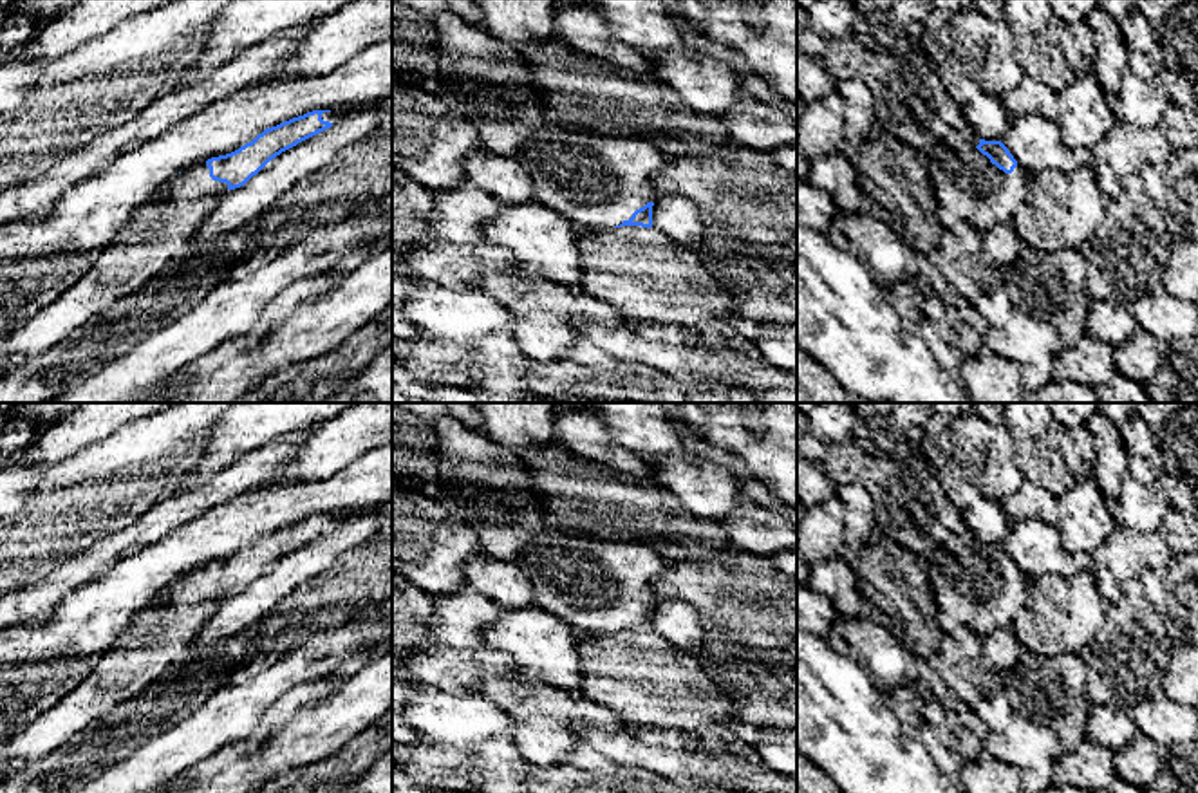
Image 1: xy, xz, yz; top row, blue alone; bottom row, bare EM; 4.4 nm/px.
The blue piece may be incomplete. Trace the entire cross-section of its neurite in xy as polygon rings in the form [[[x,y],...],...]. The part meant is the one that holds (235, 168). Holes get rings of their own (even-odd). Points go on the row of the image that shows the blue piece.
[[[313,110],[266,128],[239,150],[183,170],[161,186],[150,202],[168,199],[177,206],[188,206],[240,188],[282,152],[340,123],[347,110]]]

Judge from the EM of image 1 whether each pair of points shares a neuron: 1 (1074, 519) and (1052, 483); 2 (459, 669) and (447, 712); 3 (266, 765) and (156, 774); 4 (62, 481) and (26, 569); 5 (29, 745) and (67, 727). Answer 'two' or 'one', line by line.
1: two
2: two
3: two
4: one
5: one

